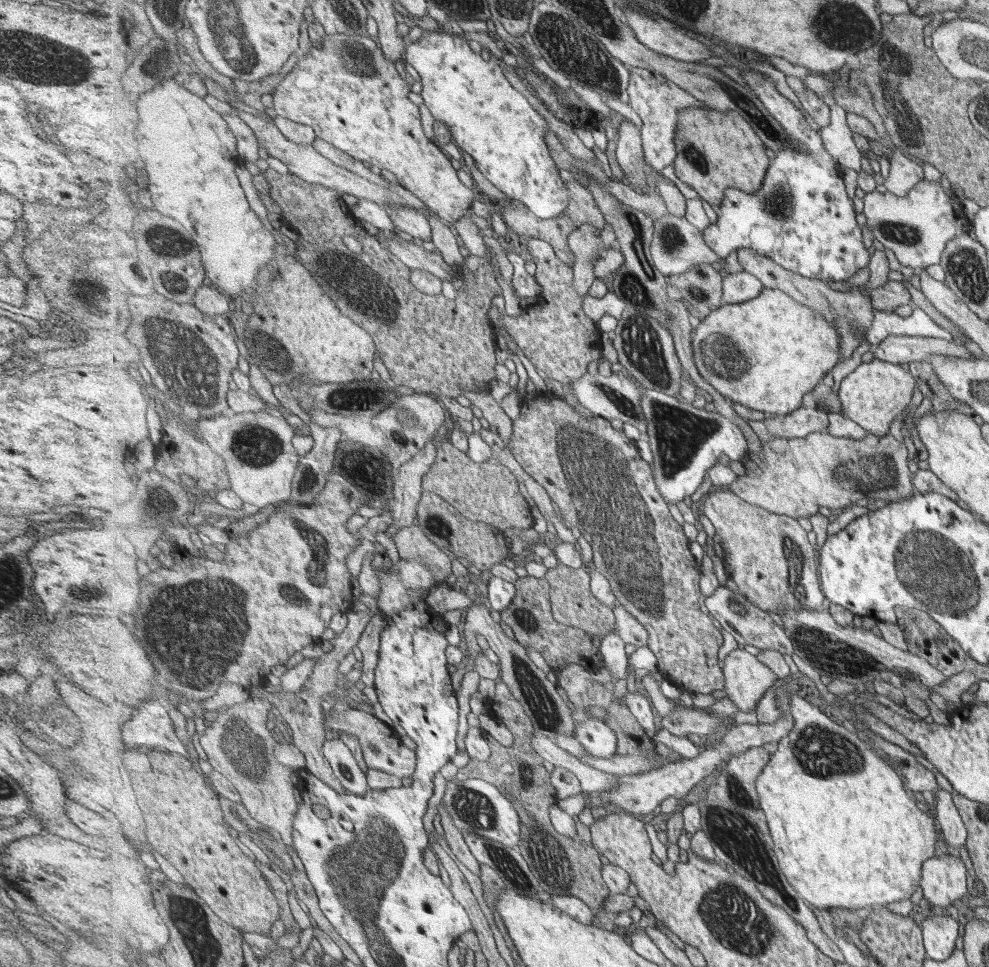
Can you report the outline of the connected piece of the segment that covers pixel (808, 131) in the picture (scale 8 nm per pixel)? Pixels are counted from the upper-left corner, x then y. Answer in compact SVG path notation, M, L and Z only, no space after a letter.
M752 68L750 72L739 71L739 75L746 82L747 89L755 94L786 128L787 140L791 147L775 152L776 157L759 192L749 194L739 188L728 188L725 191L717 221L703 230L705 242L722 258L727 258L738 248L755 249L759 254L772 258L783 268L807 278L842 281L855 276L861 268L865 268L871 262L871 252L865 248L861 226L857 225L853 199L849 198L841 177L840 164L825 149L825 140L820 131L813 130L807 124L799 107L783 96L766 74Z

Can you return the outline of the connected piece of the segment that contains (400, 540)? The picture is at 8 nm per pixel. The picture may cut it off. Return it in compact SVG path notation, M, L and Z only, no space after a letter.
M418 525L403 527L394 538L399 557L401 559L414 559L421 557L436 574L438 584L443 578L453 574L451 568L452 558Z

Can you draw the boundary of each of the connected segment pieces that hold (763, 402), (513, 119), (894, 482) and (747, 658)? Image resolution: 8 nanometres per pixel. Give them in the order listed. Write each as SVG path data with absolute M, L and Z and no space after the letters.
M764 288L764 291L753 300L742 302L739 304L731 304L724 302L721 308L712 309L707 317L696 326L693 334L693 352L695 352L695 364L699 368L699 374L709 381L709 384L717 391L721 391L727 400L737 402L742 406L753 408L761 413L770 413L772 415L789 415L795 410L802 408L803 396L807 392L815 391L815 388L822 383L825 374L830 372L835 365L841 360L841 335L839 334L838 326L835 323L826 319L823 312L817 309L812 309L810 306L800 303L795 300L789 293L779 289Z
M433 31L428 33L423 33L418 39L417 42L411 43L406 47L405 55L403 56L403 60L409 62L411 66L413 66L420 75L421 83L423 84L423 89L421 91L421 96L424 100L424 104L428 107L428 110L432 113L432 116L441 120L445 125L448 126L450 131L453 133L454 140L456 141L457 146L465 153L469 154L476 165L476 168L484 175L484 177L490 181L498 190L502 191L506 196L511 198L514 202L522 205L534 212L535 215L540 217L541 219L551 219L555 216L561 216L572 204L571 198L569 198L569 190L565 188L565 180L561 178L561 174L557 170L557 163L555 159L552 157L551 150L549 150L549 146L547 146L547 142L545 142L546 136L548 135L549 124L547 124L547 120L531 106L531 102L529 102L529 98L525 96L525 94L521 94L519 90L515 90L513 88L513 84L507 80L507 76L505 76L506 70L511 70L509 66L506 66L503 63L501 58L490 58L485 60L481 54L476 54L473 52L473 48L469 46L469 42L467 42L467 38L457 37L451 35L449 32L440 32Z
M814 432L805 438L775 438L762 442L762 453L755 455L748 451L745 474L727 490L754 505L768 509L769 512L787 515L793 518L808 518L816 515L821 506L828 509L845 510L854 504L893 504L897 500L909 500L917 493L913 486L914 467L907 462L907 446L898 445L891 437L878 437L869 434L860 441L853 438L841 438L827 432Z
M735 649L723 660L726 696L741 712L756 711L760 700L770 689L776 689L776 672L747 650Z

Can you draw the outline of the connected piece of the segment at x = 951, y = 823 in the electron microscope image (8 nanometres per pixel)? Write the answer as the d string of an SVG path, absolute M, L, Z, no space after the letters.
M940 788L936 792L935 816L938 820L938 827L944 835L946 843L950 847L959 849L960 846L965 846L966 830L953 804L953 792L949 793Z

